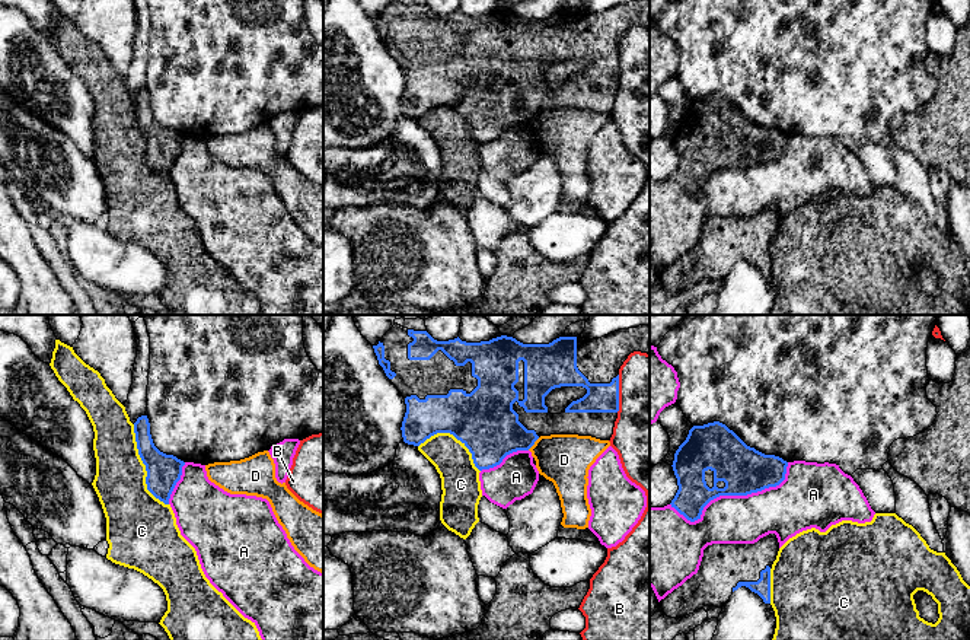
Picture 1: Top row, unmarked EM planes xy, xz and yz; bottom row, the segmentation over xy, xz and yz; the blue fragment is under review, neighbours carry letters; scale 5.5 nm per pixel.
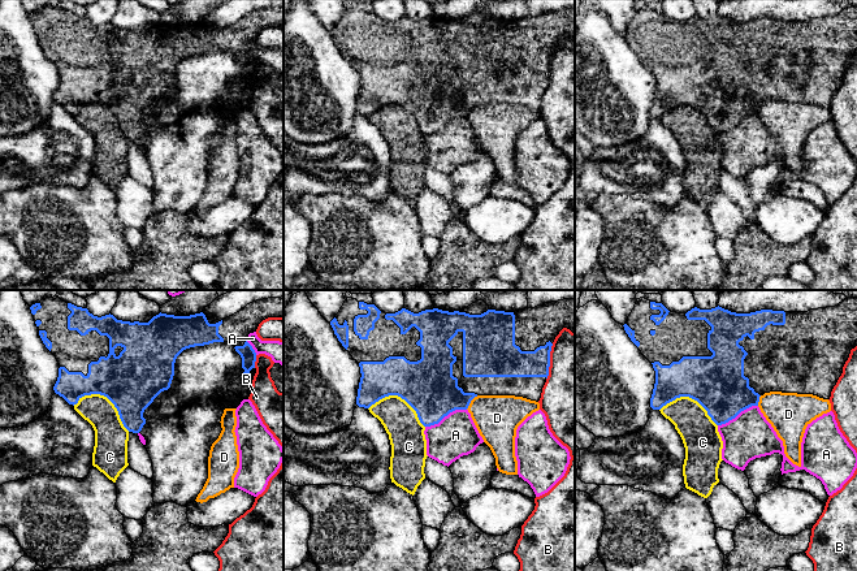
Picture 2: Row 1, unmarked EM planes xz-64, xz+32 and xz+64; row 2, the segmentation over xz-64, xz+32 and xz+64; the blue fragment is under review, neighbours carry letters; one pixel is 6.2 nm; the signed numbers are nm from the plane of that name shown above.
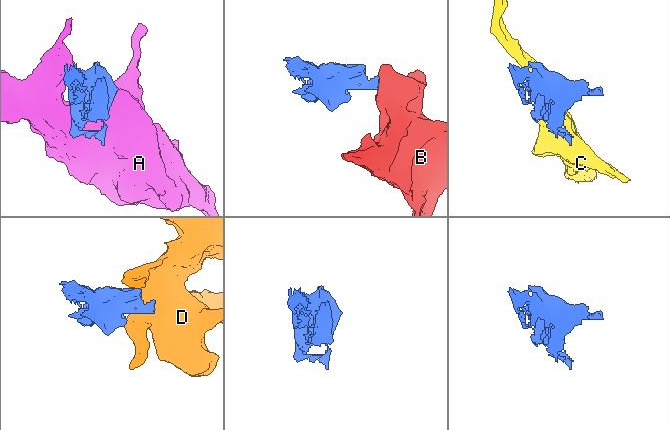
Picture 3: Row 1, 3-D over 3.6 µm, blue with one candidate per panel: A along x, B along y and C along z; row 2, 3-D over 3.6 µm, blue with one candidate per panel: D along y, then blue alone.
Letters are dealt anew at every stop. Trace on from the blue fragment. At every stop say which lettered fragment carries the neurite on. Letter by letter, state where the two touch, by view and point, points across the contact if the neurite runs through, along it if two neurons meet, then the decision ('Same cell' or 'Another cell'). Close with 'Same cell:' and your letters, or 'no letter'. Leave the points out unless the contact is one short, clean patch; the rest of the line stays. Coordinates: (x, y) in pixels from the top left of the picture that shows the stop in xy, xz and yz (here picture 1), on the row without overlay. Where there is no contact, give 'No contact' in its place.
A: Touches blue at yz (733, 168). Another cell
B: Touches blue at xz (618, 67). Boundary: xz (619, 48), (619, 82), (616, 85). Another cell
C: Touches blue at xy (146, 140). Another cell
D: Touches blue at xz (533, 117). Boundary: xz (539, 111), (527, 123). Another cell
Same cell: no letter

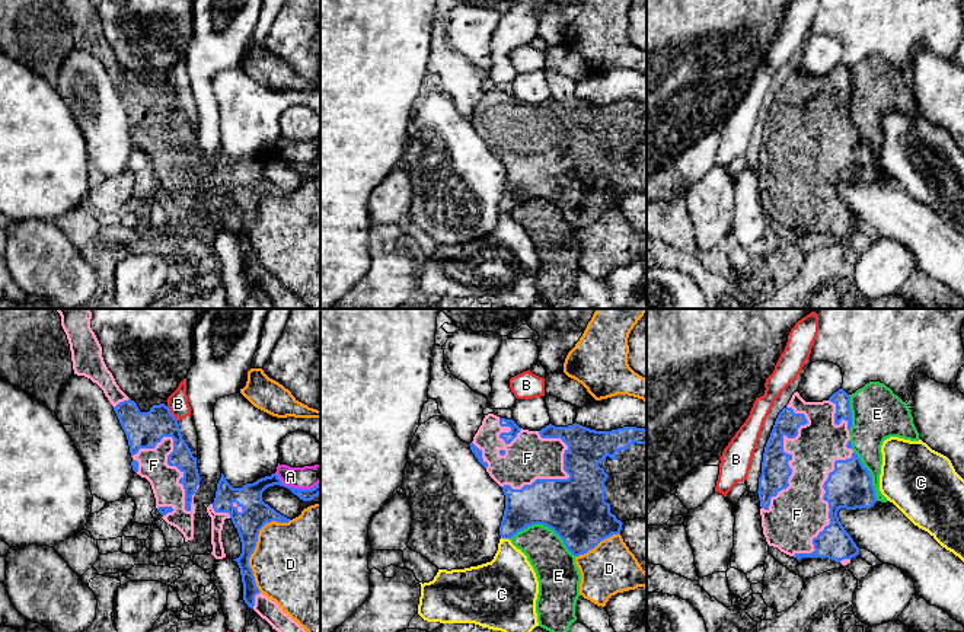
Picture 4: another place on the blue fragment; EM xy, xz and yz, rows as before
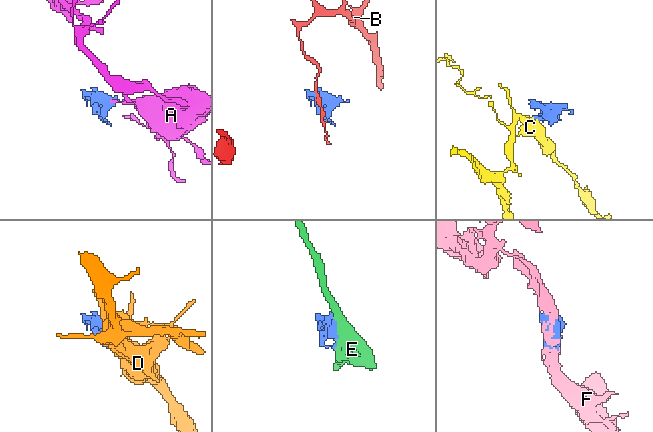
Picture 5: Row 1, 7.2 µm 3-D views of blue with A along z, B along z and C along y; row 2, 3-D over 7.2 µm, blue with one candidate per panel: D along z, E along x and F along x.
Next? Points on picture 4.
A: Touches blue at xy (296, 162). Boundary: xy (275, 146), (286, 159), (313, 162), (319, 156). Another cell
B: Touches blue at xy (171, 88). Another cell
C: Touches blue at xz (506, 211). Boundary: xz (501, 210), (508, 213). Another cell
D: Touches blue at xy (255, 220). Another cell
E: Touches blue at xz (545, 198). Another cell
F: Touches blue at xy (168, 131). Same cell
Same cell: F

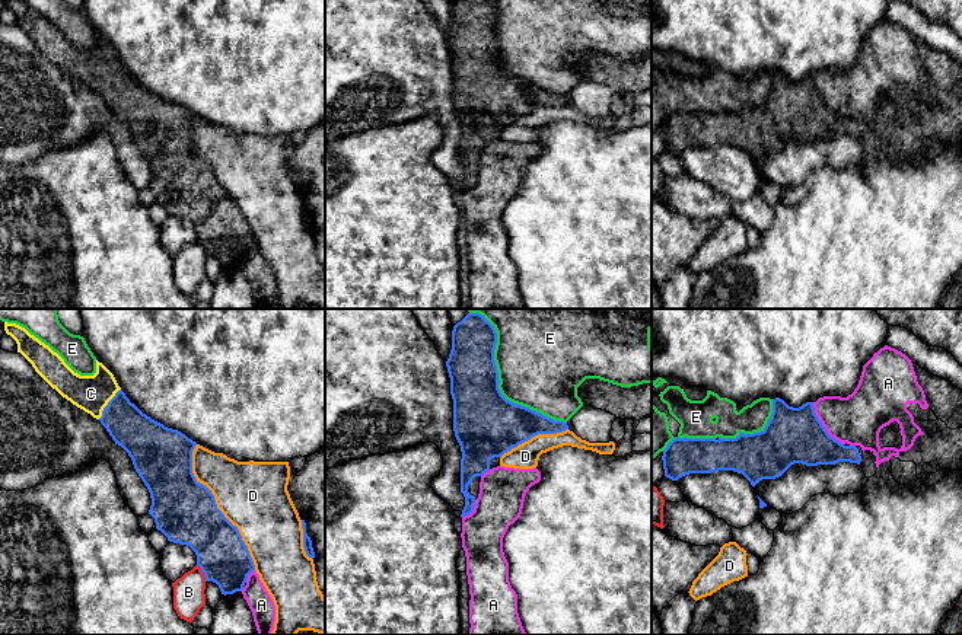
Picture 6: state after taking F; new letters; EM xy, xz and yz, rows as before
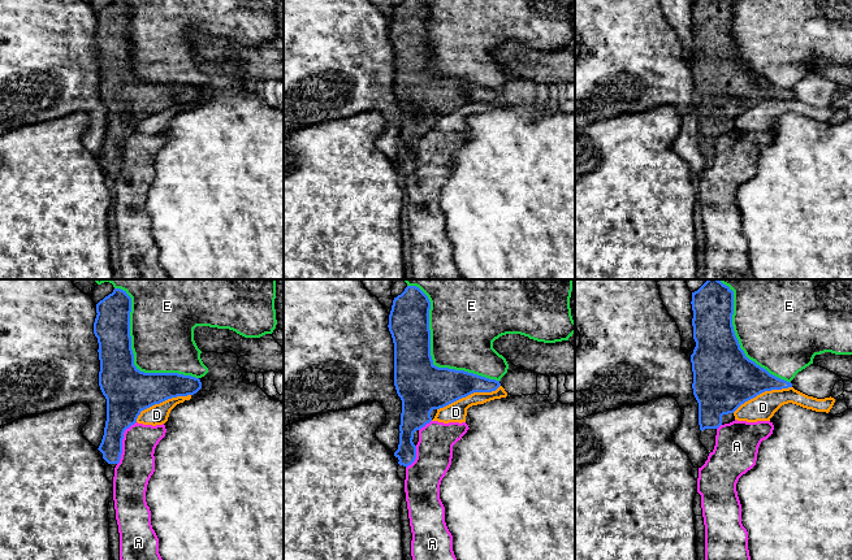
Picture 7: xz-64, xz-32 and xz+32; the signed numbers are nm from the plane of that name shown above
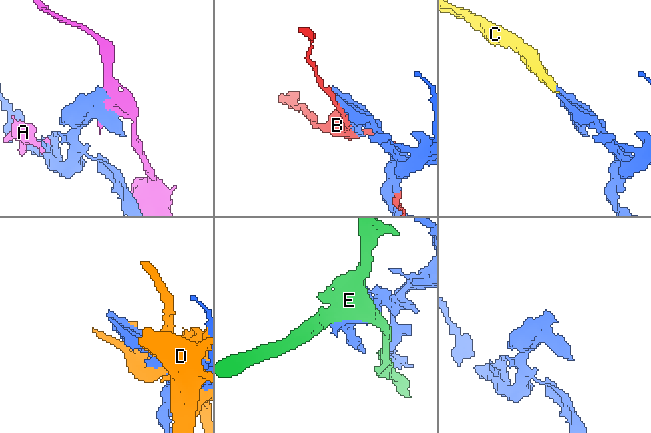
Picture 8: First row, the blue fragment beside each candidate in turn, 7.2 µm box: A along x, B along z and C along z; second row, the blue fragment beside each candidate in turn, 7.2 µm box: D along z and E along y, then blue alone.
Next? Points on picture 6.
A: Touches blue at yz (822, 99). Another cell
B: Touches blue at xy (203, 245). Another cell
C: Touches blue at xy (108, 77). Same cell
D: Touches blue at xy (216, 179). Another cell
E: Touches blue at xz (500, 66). Another cell
Same cell: C

